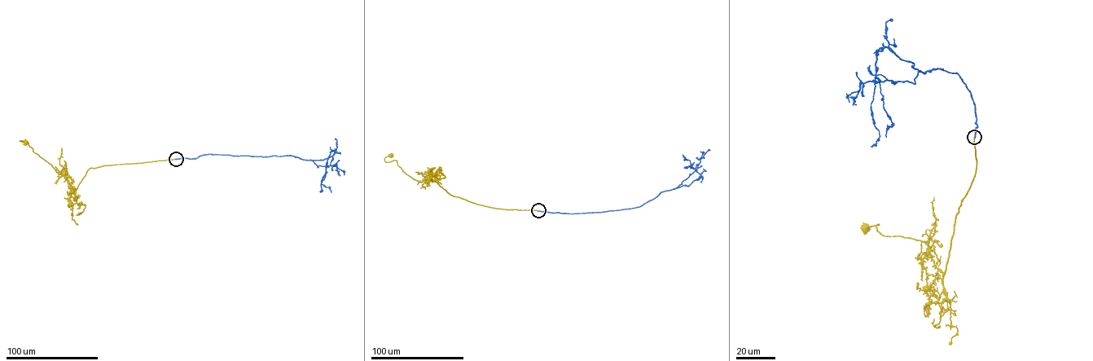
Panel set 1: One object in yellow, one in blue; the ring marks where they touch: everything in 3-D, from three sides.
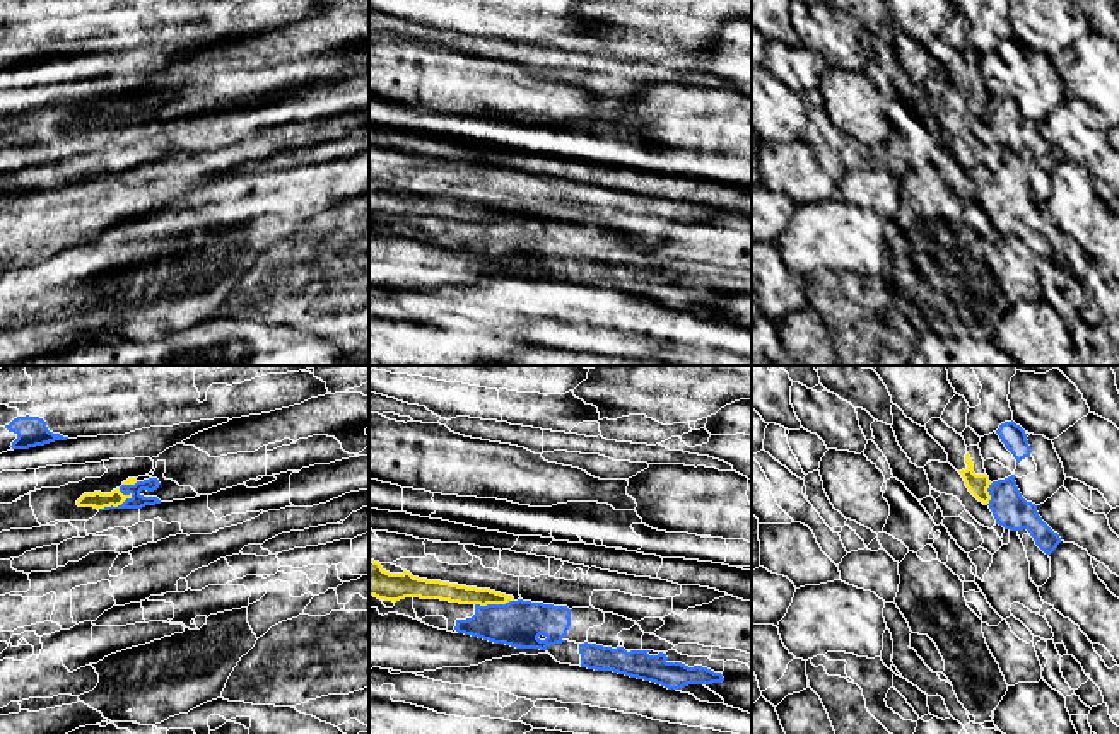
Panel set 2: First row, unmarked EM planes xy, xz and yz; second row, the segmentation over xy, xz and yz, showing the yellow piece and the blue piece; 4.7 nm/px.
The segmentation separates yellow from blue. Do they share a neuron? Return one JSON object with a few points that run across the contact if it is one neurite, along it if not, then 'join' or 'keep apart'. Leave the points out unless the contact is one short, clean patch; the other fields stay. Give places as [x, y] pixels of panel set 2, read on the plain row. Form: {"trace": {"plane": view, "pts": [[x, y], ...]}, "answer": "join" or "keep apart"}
{"trace": {"plane": "xy", "pts": [[132, 111], [117, 123], [98, 127]]}, "answer": "keep apart"}

